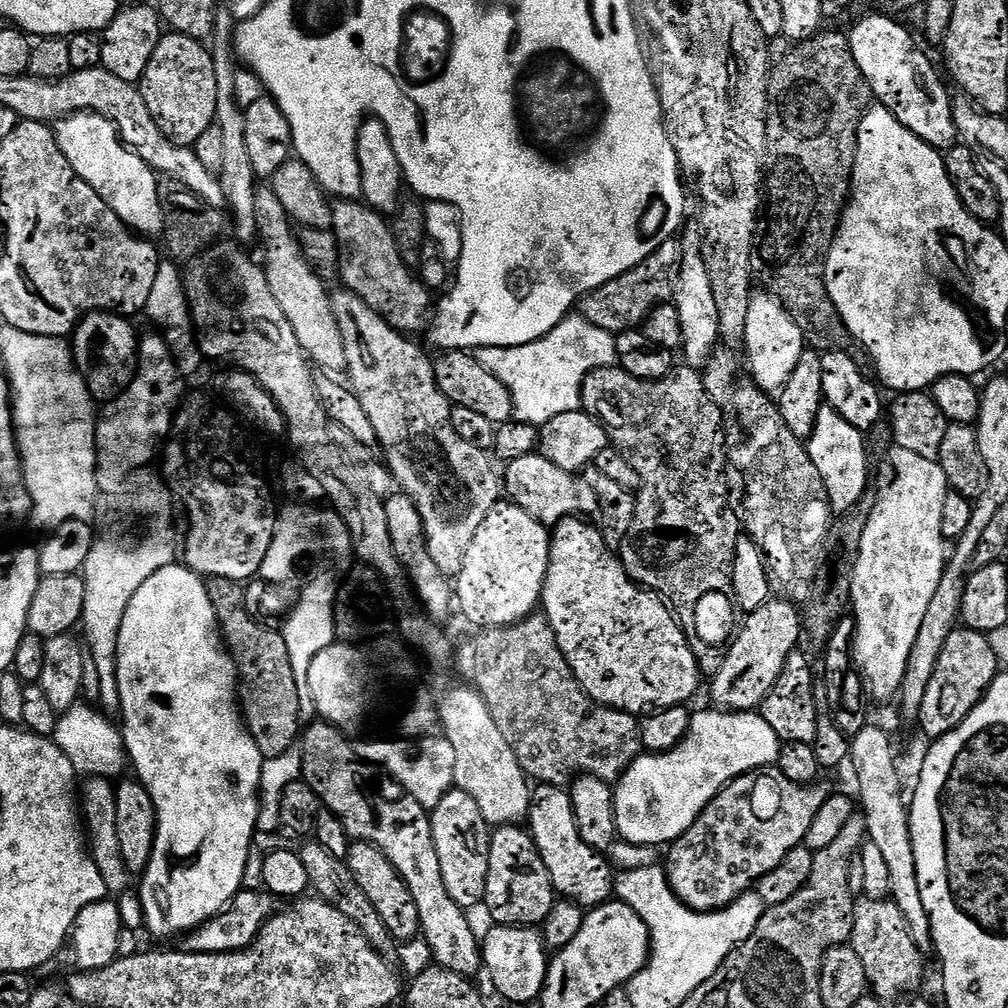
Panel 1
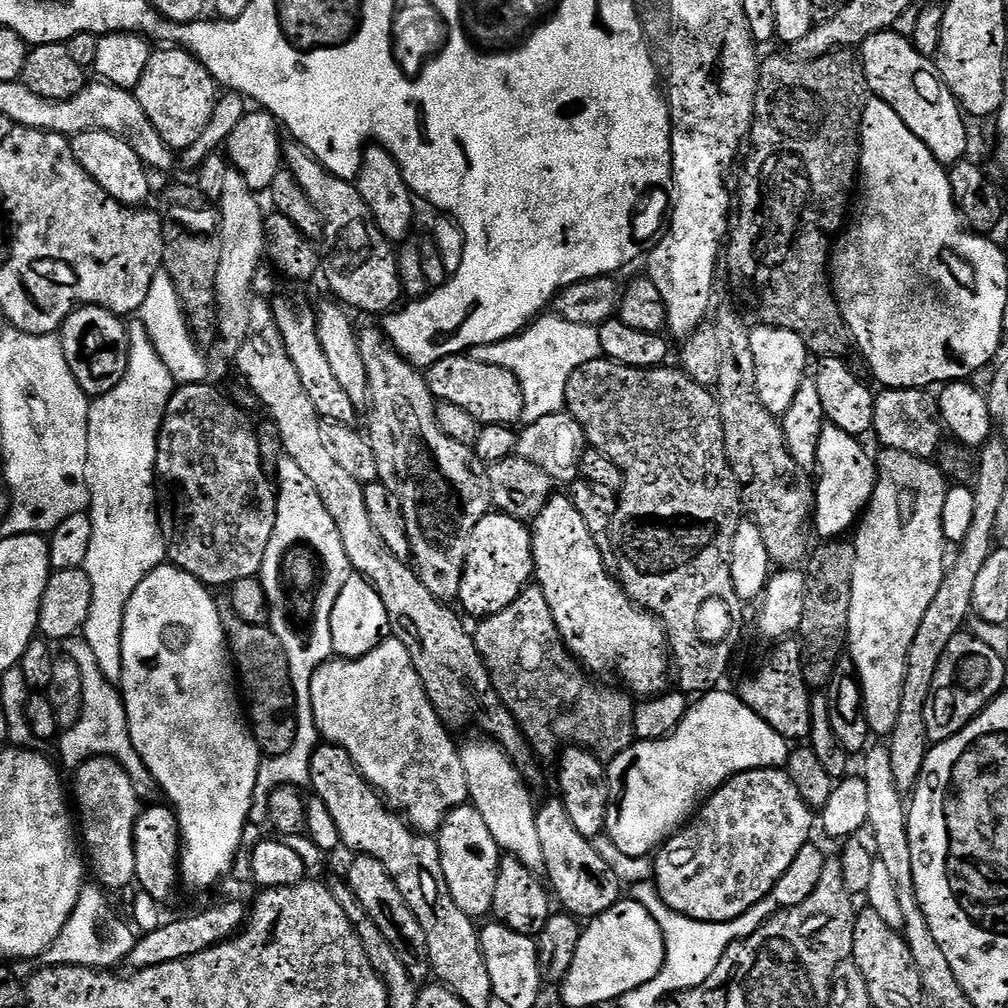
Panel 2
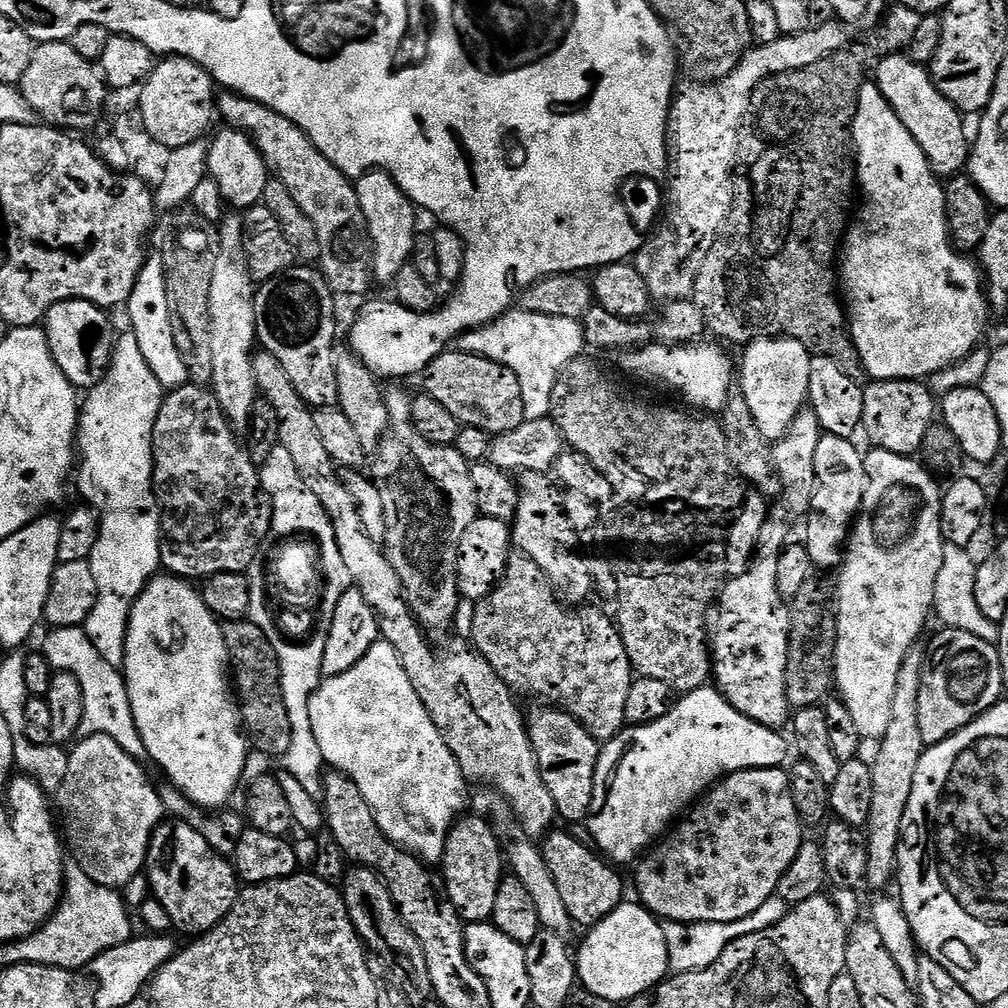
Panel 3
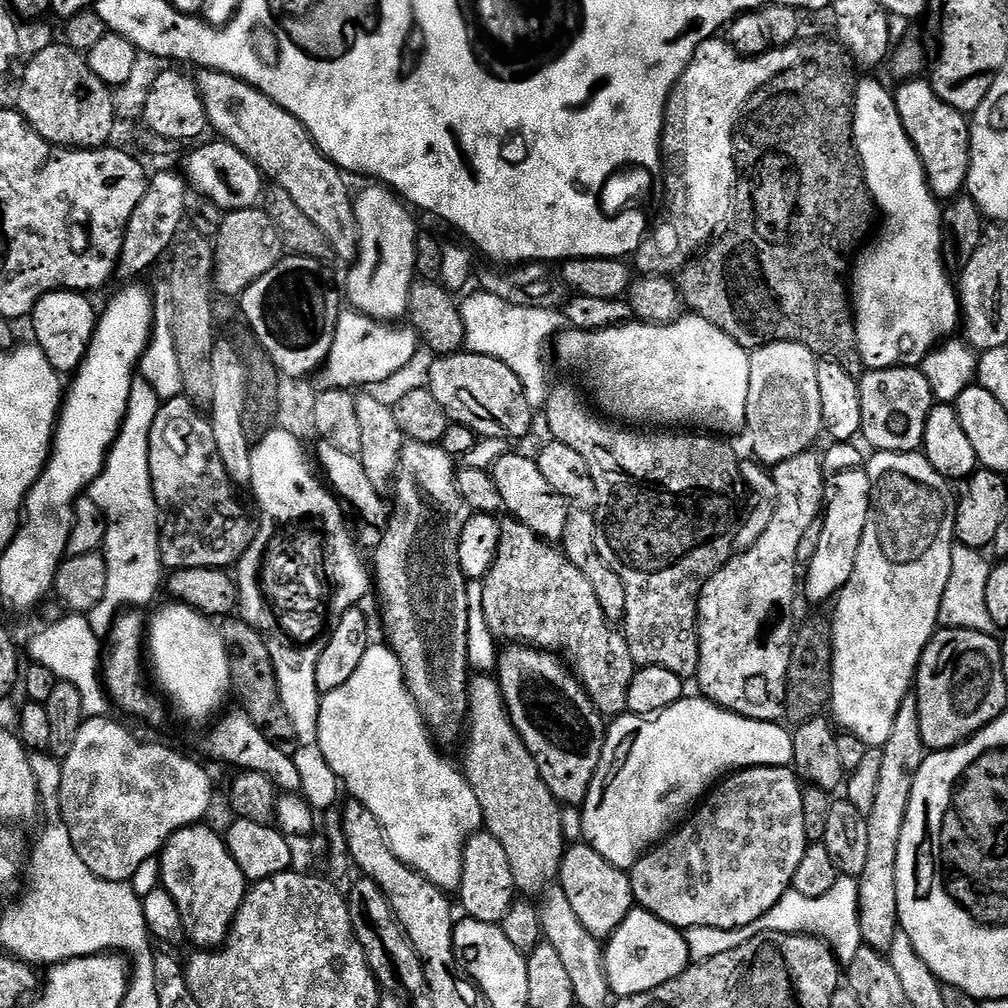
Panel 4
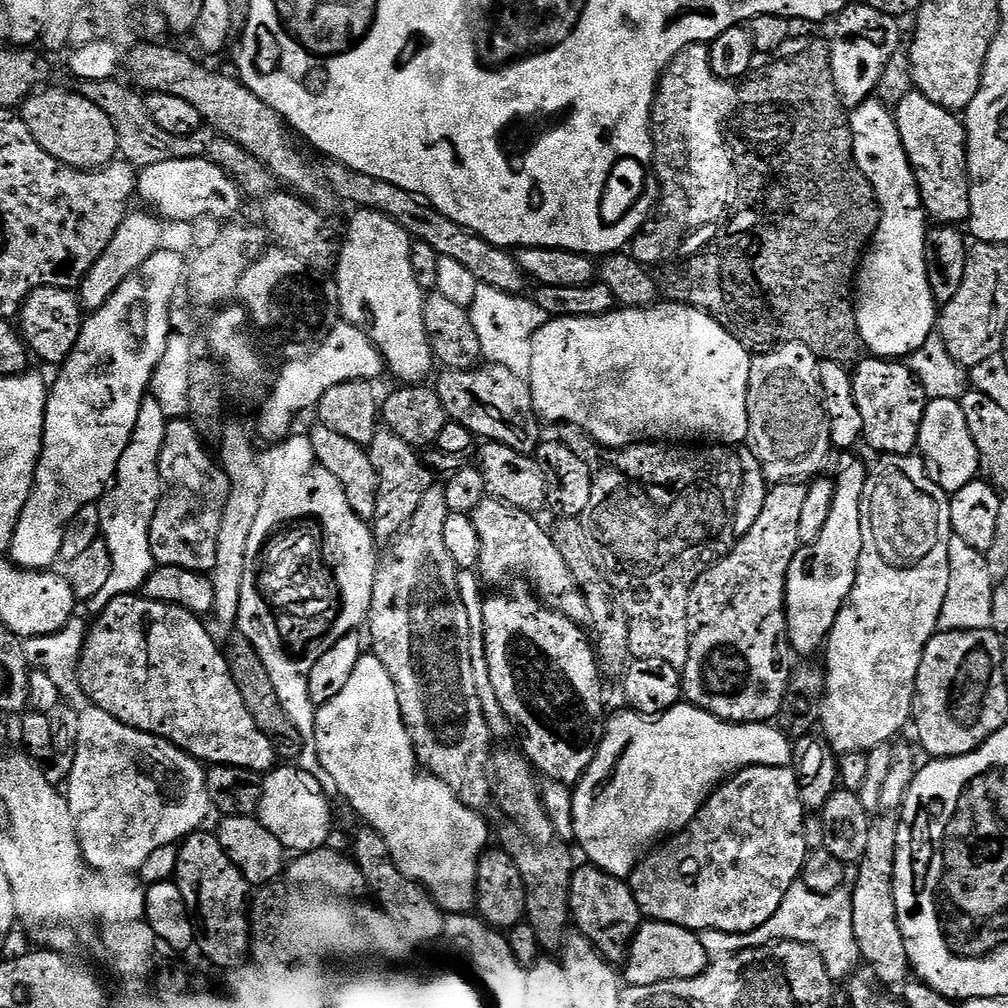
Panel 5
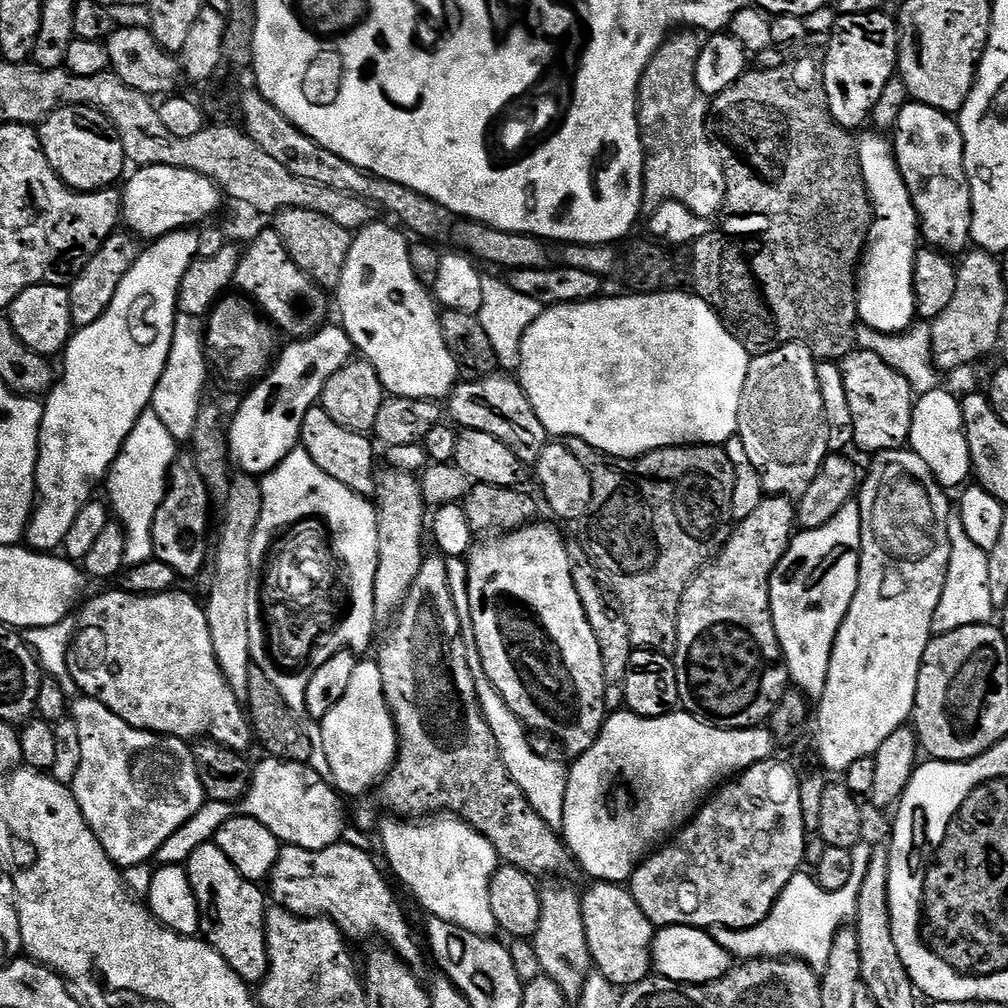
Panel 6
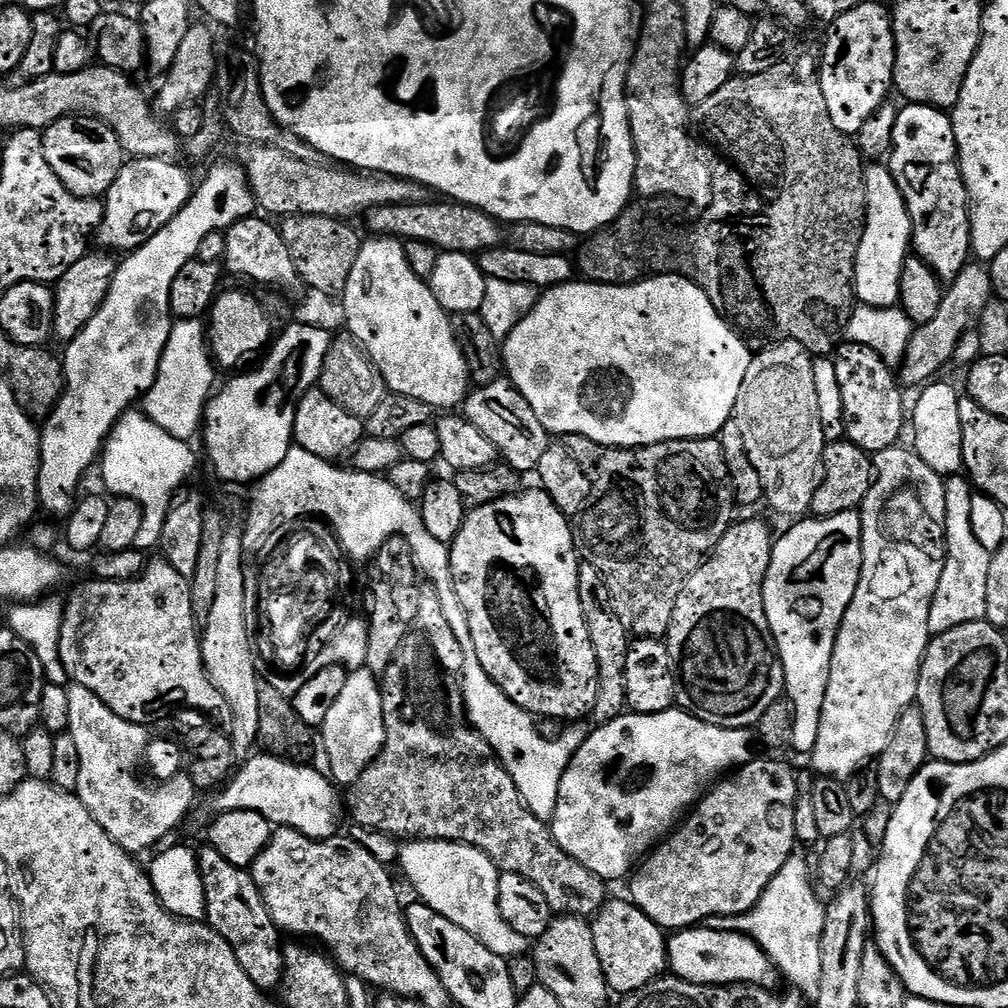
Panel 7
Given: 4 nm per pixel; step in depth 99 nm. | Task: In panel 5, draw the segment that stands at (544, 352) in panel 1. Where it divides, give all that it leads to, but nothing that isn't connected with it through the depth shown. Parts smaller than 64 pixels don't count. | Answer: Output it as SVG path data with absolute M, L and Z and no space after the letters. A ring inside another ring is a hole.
M477 284L474 290L474 302L470 309L474 330L478 333L478 343L482 346L483 359L490 364L506 366L506 370L510 370L510 374L518 374L522 377L527 377L532 370L532 339L534 334L538 334L538 330L542 330L542 326L550 319L546 310L542 310L542 306L538 306L535 299L528 297L527 300L526 297L527 295L524 294L511 296L502 290L494 290L494 286Z

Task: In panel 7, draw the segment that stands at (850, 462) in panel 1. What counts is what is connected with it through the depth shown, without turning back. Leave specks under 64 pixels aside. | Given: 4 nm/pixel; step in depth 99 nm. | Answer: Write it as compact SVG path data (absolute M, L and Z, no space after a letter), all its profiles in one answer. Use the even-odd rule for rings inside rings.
M859 511L837 516L804 518L772 546L772 561L764 579L764 609L772 631L772 641L780 655L784 671L786 699L794 706L794 738L791 751L811 754L818 742L818 726L822 722L822 702L826 702L826 686L830 678L830 662L838 638L838 630L862 570L862 522Z

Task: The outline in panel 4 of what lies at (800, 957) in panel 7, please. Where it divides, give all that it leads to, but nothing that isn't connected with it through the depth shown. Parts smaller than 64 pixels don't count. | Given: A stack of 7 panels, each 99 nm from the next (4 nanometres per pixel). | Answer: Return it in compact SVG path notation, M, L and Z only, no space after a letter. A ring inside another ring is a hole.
M840 876L830 891L822 894L822 898L805 898L803 894L788 891L782 894L780 901L758 922L750 922L750 926L741 928L690 928L687 929L688 954L693 961L709 960L718 954L726 954L726 950L734 950L734 946L742 946L750 942L758 934L767 932L799 932L819 936L831 946L837 960L846 966L858 958L858 950L864 944L860 929L860 911L858 910L858 880L854 876Z

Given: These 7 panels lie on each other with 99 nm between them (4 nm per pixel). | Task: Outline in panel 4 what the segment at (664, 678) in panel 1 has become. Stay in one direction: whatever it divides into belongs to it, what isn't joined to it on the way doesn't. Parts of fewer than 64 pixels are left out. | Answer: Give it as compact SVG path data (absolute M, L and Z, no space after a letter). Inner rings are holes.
M509 454L490 469L493 481L497 484L501 495L503 511L519 524L525 524L529 530L548 542L560 542L564 538L564 522L569 509L566 502L546 482L542 470L538 470L535 459L528 456ZM508 511L508 512L506 512Z

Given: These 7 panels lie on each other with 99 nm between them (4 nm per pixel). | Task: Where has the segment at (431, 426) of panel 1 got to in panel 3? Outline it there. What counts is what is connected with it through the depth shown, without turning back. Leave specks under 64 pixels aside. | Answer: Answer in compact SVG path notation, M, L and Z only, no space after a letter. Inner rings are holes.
M388 392L388 418L390 427L375 453L376 469L370 472L382 494L382 506L386 510L386 538L382 547L390 566L398 574L404 591L404 601L415 616L417 624L429 637L444 636L454 628L456 611L461 602L458 590L458 558L462 534L478 515L474 482L471 481L473 465L459 453L455 446L430 442L412 421L413 397L404 392Z

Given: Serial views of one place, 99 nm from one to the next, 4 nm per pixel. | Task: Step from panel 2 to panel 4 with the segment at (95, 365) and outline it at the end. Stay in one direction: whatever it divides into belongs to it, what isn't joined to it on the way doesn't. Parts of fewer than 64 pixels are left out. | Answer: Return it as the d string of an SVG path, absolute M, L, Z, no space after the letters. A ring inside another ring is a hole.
M51 292L36 303L30 317L34 343L40 347L42 354L61 374L75 373L80 363L86 358L92 336L96 333L98 308L91 304L83 292Z

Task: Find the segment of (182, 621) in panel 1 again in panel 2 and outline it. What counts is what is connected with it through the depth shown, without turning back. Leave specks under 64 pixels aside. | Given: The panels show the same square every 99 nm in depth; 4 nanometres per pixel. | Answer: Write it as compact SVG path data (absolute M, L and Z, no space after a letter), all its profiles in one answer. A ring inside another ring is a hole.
M165 562L159 568L145 578L134 590L130 602L126 606L124 625L122 626L122 670L118 681L124 698L124 709L128 711L128 732L132 735L132 745L136 752L143 758L152 776L155 777L159 791L164 792L167 803L171 805L176 814L176 820L180 824L180 838L182 851L178 865L179 875L186 883L196 888L208 888L219 882L220 876L233 871L233 864L243 842L243 828L250 823L252 814L252 800L256 796L256 779L262 753L256 745L250 731L250 725L246 719L245 709L242 707L242 696L238 691L238 676L234 671L234 660L230 655L230 640L224 637L224 624L220 621L220 612L212 601L212 596L207 587L201 584L198 578L186 574L181 568Z

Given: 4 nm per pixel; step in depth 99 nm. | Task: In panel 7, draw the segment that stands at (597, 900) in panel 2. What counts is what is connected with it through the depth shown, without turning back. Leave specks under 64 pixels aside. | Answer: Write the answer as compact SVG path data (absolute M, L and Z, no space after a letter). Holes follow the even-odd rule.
M609 899L596 913L591 926L604 982L613 993L621 992L621 997L627 998L634 992L641 992L647 984L661 979L669 971L665 929L654 923L631 899Z

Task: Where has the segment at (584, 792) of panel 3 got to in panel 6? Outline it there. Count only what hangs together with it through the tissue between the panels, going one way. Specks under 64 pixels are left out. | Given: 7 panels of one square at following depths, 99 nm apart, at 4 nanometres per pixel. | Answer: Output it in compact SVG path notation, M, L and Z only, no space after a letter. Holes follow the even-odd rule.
M528 524L509 530L503 534L493 535L485 544L477 543L467 557L468 566L468 593L470 594L470 618L474 622L474 638L478 646L478 654L482 662L482 670L486 678L492 683L492 689L500 695L510 706L510 710L524 723L525 729L537 728L540 732L549 732L557 736L568 747L569 757L580 756L590 746L594 746L604 729L606 719L606 705L604 703L604 671L602 670L602 650L598 650L598 638L594 638L594 630L590 630L590 622L586 618L586 610L578 598L578 590L574 590L572 577L573 562L568 553L566 540L560 537L556 528L548 524Z

